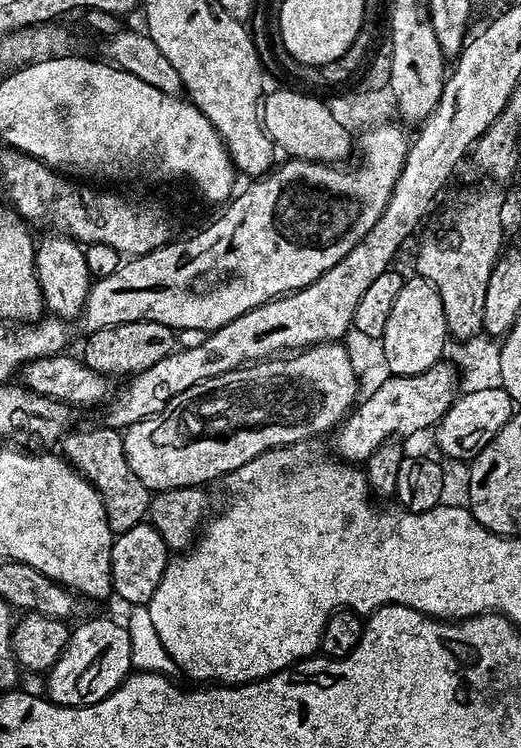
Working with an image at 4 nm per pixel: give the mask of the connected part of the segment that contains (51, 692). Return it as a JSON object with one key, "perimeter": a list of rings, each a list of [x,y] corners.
{"perimeter":[[[100,614],[97,620],[88,620],[71,629],[64,653],[46,673],[47,699],[64,708],[81,708],[102,702],[116,691],[133,671],[130,656],[130,634]]]}

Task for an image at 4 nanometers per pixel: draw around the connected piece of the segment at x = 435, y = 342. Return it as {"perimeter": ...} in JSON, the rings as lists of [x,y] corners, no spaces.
{"perimeter":[[[414,274],[404,280],[385,327],[381,342],[391,375],[413,376],[441,361],[441,354],[448,343],[448,327],[441,295],[424,276]]]}

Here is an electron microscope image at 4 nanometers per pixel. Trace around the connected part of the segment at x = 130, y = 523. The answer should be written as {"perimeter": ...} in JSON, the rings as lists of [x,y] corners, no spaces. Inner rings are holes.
{"perimeter":[[[99,427],[80,428],[77,432],[69,431],[62,440],[62,456],[96,489],[104,504],[106,522],[110,530],[119,534],[145,523],[150,510],[150,489],[142,483],[138,474],[134,474],[134,470],[130,470],[130,462],[126,462],[123,435],[115,428]]]}

